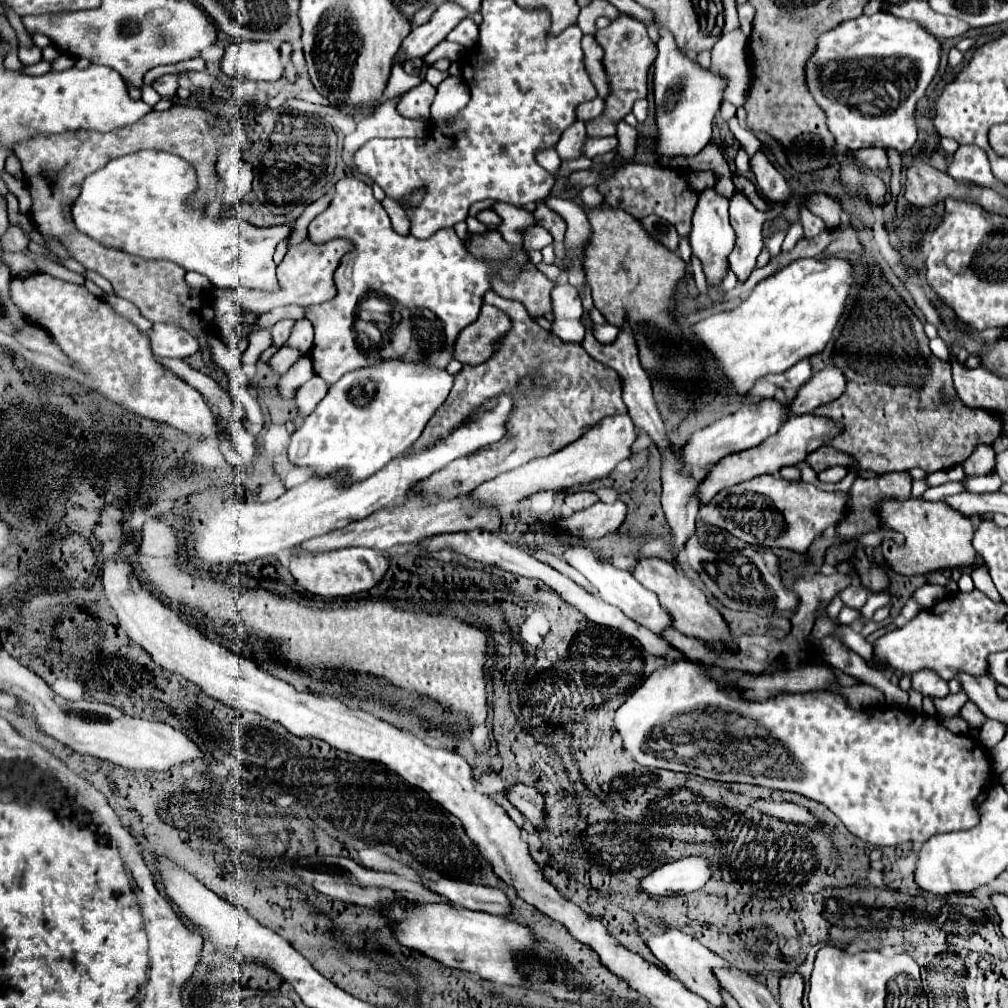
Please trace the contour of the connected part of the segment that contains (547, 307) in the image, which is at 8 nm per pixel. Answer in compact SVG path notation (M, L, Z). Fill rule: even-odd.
M532 268L522 270L522 274L512 284L504 284L500 280L494 282L496 294L522 302L524 306L528 306L528 314L534 318L544 318L544 314L552 310L550 292L554 288L556 288L556 282L548 280L544 274Z

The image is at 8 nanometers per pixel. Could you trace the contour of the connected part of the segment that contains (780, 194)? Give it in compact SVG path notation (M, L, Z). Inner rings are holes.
M758 152L752 158L750 164L752 164L752 172L756 176L758 188L760 188L762 196L764 196L764 200L768 204L778 204L778 202L788 200L790 186L786 184L786 180L782 178L782 174L770 164L770 160L766 158L764 152Z

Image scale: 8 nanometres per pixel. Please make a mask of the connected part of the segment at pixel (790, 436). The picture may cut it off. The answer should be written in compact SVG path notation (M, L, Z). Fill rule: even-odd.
M792 414L784 424L782 428L778 430L778 434L766 438L760 446L754 446L754 448L748 448L744 452L736 452L736 454L730 454L728 458L720 460L706 476L706 480L702 482L702 488L700 488L700 502L702 504L708 504L722 488L730 488L734 484L740 484L744 480L752 480L756 476L762 476L762 474L774 474L778 472L780 468L784 466L796 466L798 462L802 462L810 452L822 448L824 444L830 442L830 438L834 434L840 432L840 426L836 422L832 422L830 418L824 418L824 416L816 416L816 414Z

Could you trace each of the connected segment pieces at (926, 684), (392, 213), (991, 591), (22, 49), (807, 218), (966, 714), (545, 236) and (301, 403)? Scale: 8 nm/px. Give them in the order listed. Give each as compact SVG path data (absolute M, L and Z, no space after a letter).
M920 670L920 674L912 674L912 688L932 698L942 698L950 692L948 682L944 682L934 670Z
M384 198L384 200L382 200L382 206L384 206L384 210L388 212L394 230L396 230L398 234L404 234L404 236L406 236L408 230L410 230L410 224L408 224L406 212L404 212L404 210L402 210L392 198Z
M978 566L978 568L974 568L972 570L972 580L974 580L974 586L980 590L980 592L984 592L988 598L992 598L994 602L1002 602L1000 600L1000 596L996 594L996 586L992 586L992 578L990 578L990 574L988 574L988 566Z
M18 46L18 56L28 66L32 62L40 62L42 60L42 50L38 46Z
M806 207L800 208L800 222L805 237L814 237L826 229L823 220L812 214Z
M966 702L966 706L962 708L960 716L966 720L966 724L970 726L970 730L980 730L982 724L986 722L986 716L980 712L980 708L974 702Z
M538 225L529 228L524 234L523 247L526 251L541 250L552 243L551 234Z
M314 375L310 380L304 383L296 392L297 418L301 423L306 416L311 414L317 404L327 394L329 386L319 376Z

